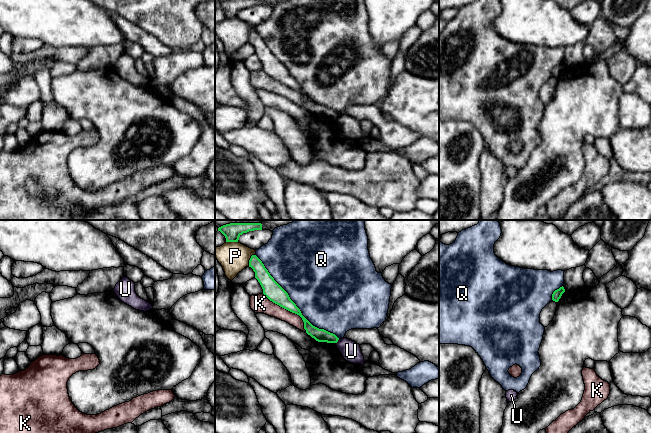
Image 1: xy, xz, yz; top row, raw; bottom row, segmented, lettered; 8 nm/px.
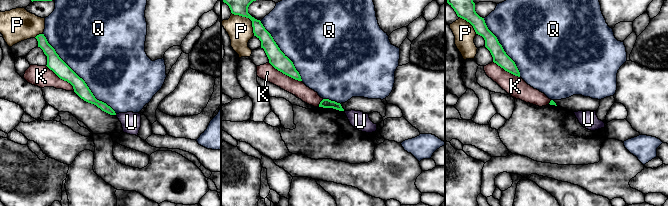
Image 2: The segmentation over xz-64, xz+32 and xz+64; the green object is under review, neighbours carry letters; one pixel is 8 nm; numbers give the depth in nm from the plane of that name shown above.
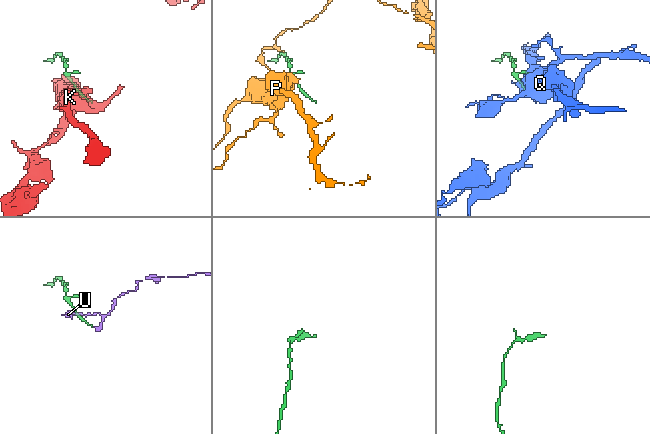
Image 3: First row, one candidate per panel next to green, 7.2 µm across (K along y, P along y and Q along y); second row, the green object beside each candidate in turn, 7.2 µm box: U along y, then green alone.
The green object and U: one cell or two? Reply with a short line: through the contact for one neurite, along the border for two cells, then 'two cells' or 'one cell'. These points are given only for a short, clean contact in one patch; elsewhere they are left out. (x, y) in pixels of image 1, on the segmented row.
xz (339, 339), (336, 343) | two cells

